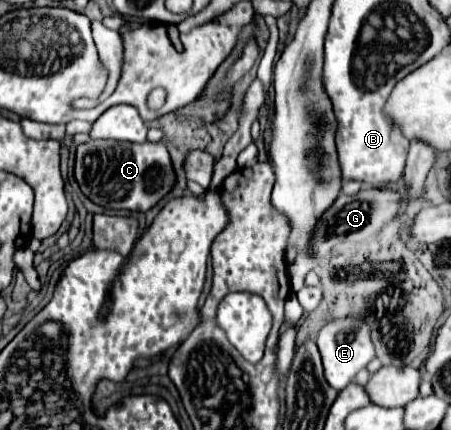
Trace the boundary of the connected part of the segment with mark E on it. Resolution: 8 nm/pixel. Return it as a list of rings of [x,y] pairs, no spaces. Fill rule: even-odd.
[[[344,318],[338,322],[330,322],[328,326],[322,328],[322,334],[318,334],[318,350],[322,354],[322,364],[324,364],[324,376],[326,382],[334,390],[346,388],[354,376],[366,368],[366,364],[374,358],[374,344],[370,340],[370,330],[366,324],[362,324],[360,318]]]

